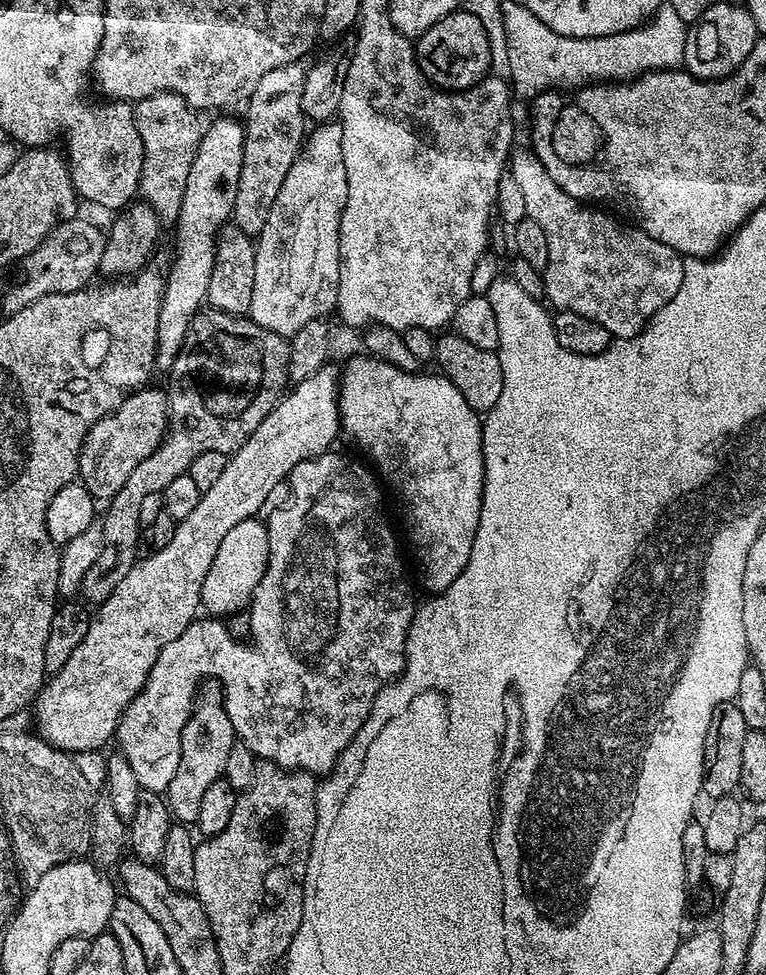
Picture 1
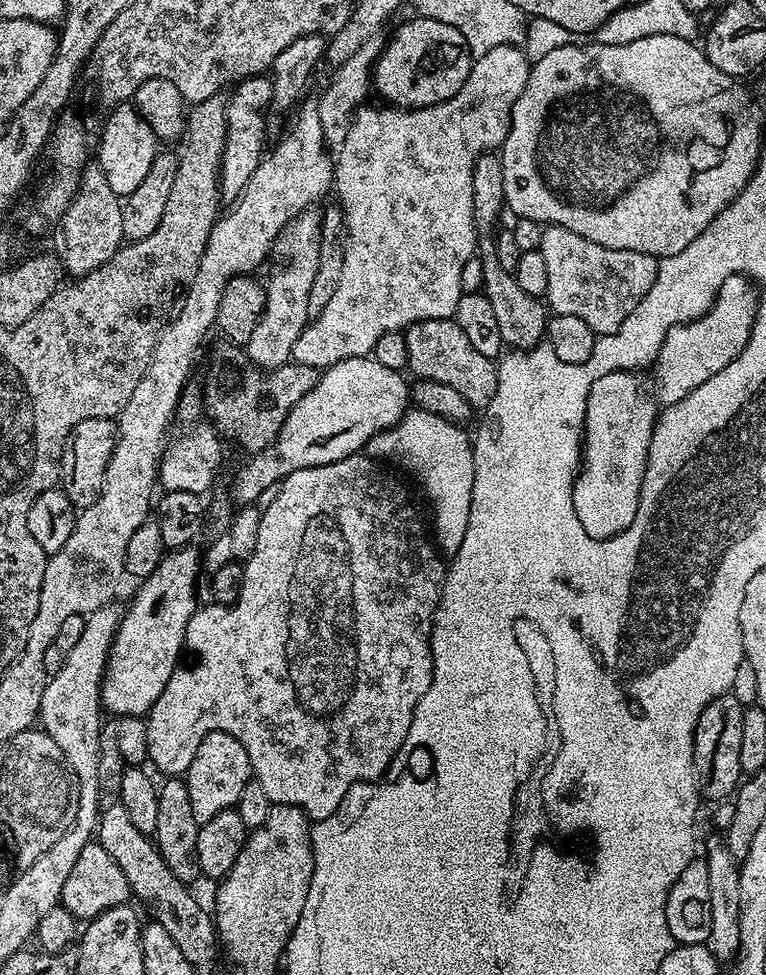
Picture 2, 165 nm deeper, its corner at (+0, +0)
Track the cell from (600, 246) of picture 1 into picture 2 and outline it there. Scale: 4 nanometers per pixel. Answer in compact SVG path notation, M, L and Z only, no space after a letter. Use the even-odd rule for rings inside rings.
M550 224L544 228L539 252L546 260L548 273L547 307L557 316L574 314L574 318L582 318L582 322L586 322L586 326L590 326L590 330L594 330L597 337L614 334L618 326L626 322L626 314L630 314L630 310L634 310L634 306L642 302L646 290L654 286L657 257L634 250L614 250L598 246L598 242L590 242L582 238L582 234L574 234L574 230L566 230L557 224Z

